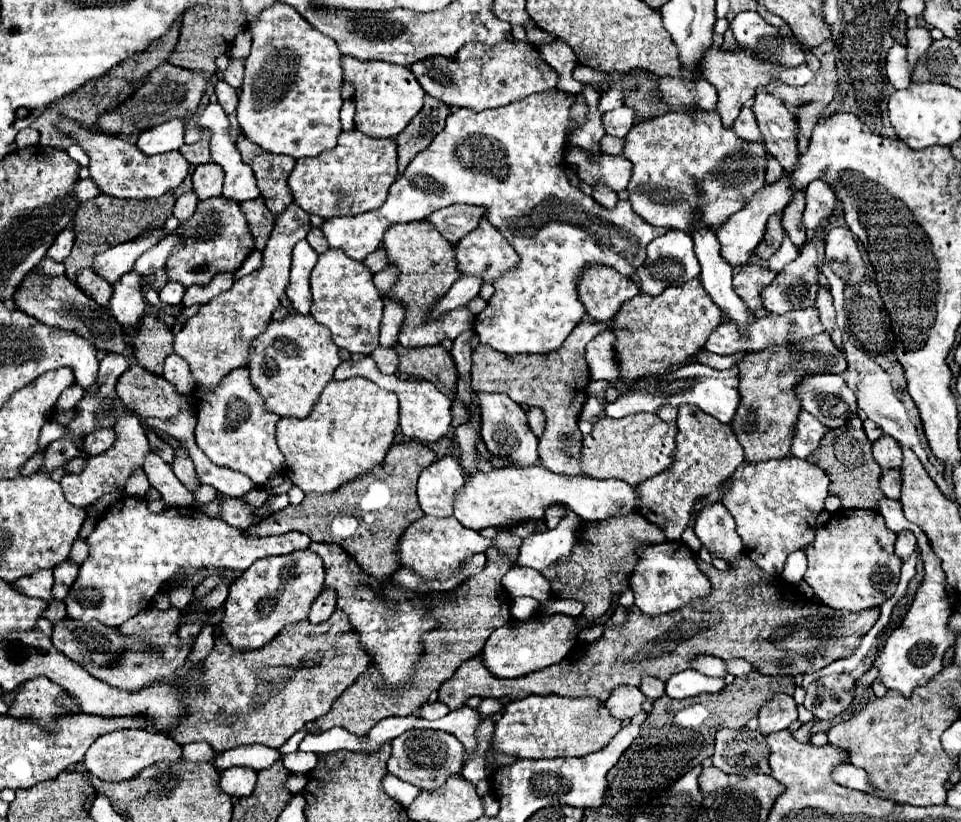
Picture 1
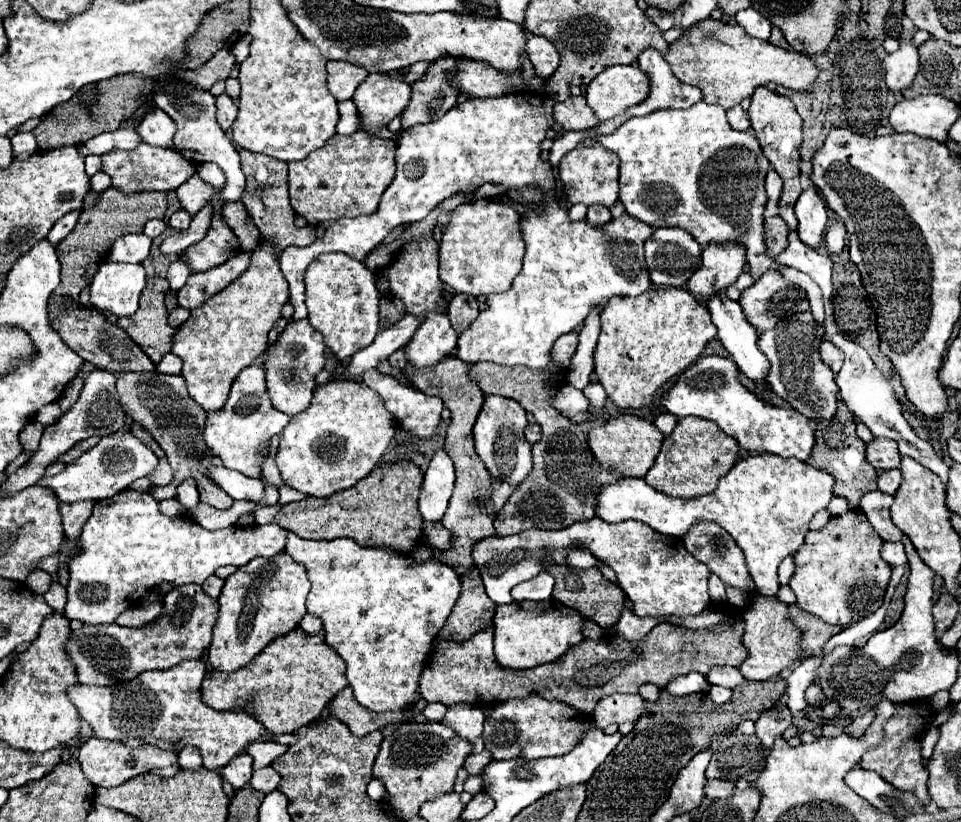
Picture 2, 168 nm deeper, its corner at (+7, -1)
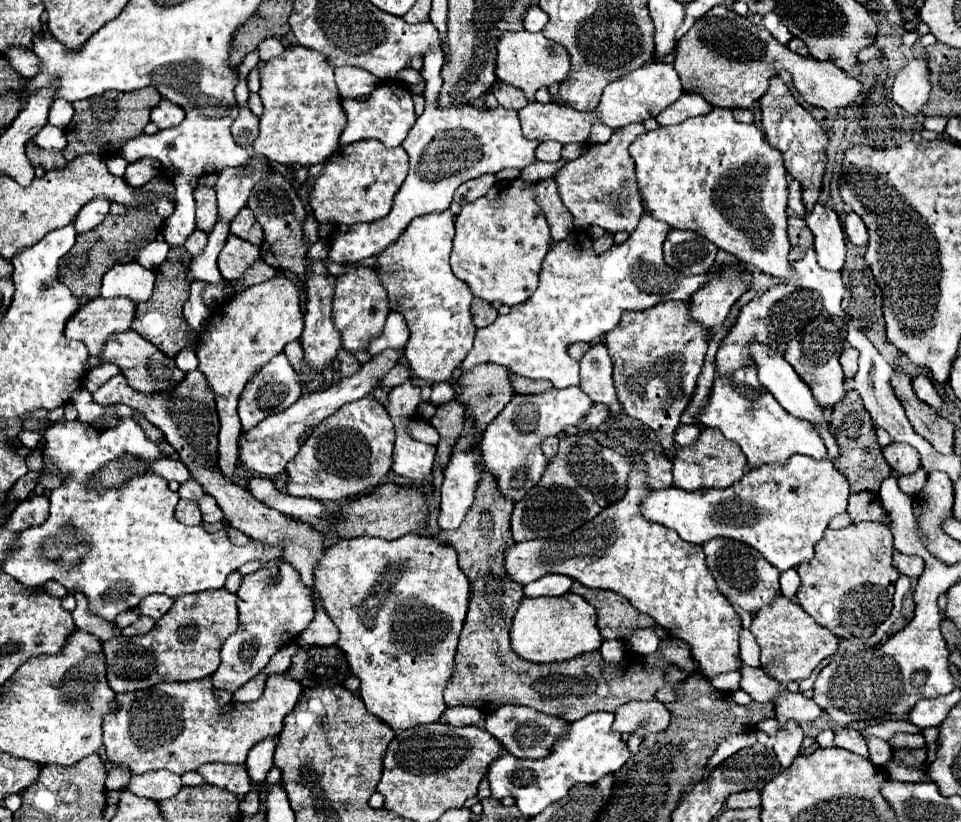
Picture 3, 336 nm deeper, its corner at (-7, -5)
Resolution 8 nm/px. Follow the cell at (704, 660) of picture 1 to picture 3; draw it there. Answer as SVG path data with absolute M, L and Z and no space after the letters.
M749 666L741 668L739 688L757 702L777 700L779 692L783 690L783 686L777 680L773 680L771 676L767 676L761 668L749 668Z

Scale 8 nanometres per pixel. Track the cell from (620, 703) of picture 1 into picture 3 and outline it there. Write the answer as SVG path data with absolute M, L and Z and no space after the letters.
M631 700L615 710L613 728L621 734L639 734L641 738L651 732L661 732L669 724L669 710L659 700L637 702Z

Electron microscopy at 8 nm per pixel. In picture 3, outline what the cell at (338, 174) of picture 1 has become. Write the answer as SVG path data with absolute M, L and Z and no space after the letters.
M377 140L341 146L335 156L327 160L323 172L315 178L311 188L313 216L321 220L321 224L357 224L387 216L397 190L407 178L407 168L407 152L401 146L385 148Z

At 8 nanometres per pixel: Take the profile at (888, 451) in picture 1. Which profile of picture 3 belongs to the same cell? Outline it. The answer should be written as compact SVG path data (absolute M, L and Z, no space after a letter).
M889 444L883 448L883 458L895 474L913 474L919 468L919 454L909 444Z

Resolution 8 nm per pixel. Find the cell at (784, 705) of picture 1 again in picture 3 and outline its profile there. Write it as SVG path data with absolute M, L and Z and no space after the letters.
M789 720L783 728L777 730L773 750L783 768L787 768L793 762L793 758L799 754L801 742L803 742L803 730L795 720Z

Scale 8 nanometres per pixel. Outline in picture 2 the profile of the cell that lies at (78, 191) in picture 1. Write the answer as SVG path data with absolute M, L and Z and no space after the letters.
M97 172L93 178L91 178L91 190L93 192L103 192L105 188L111 186L111 176L105 174L105 172Z

